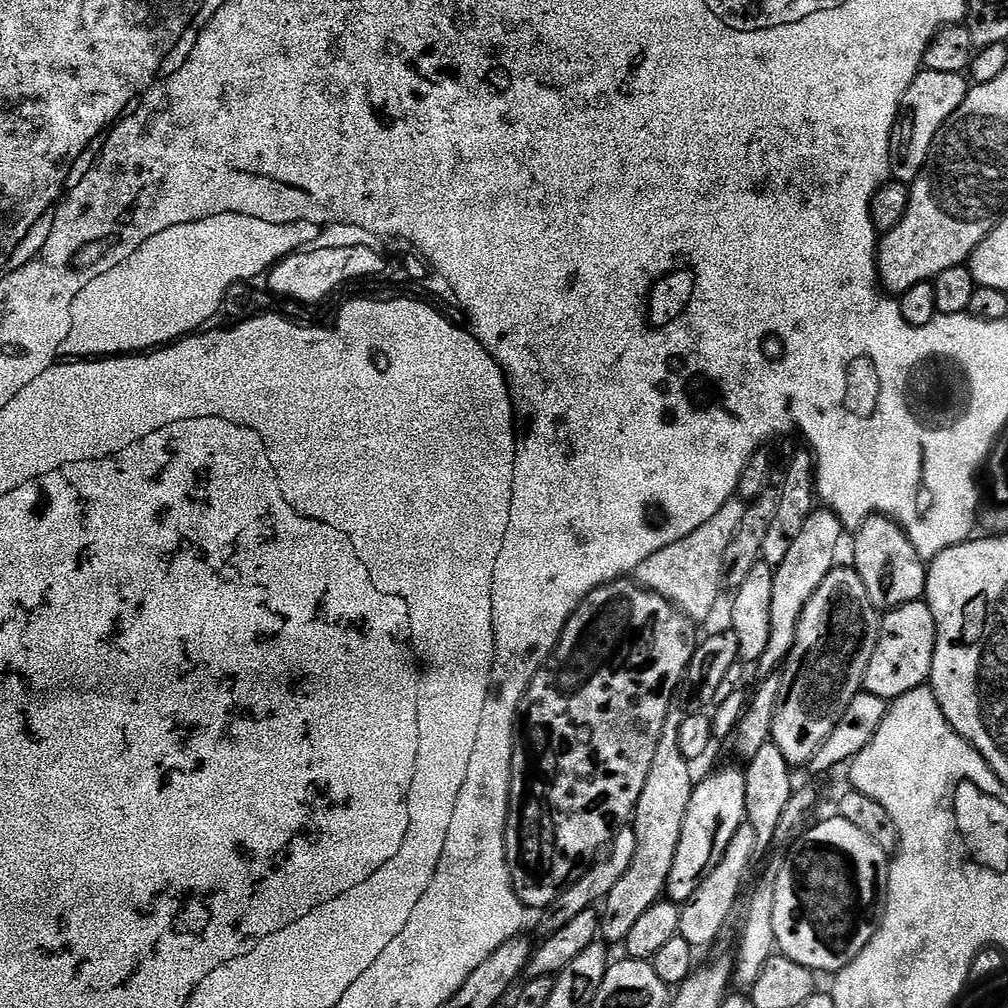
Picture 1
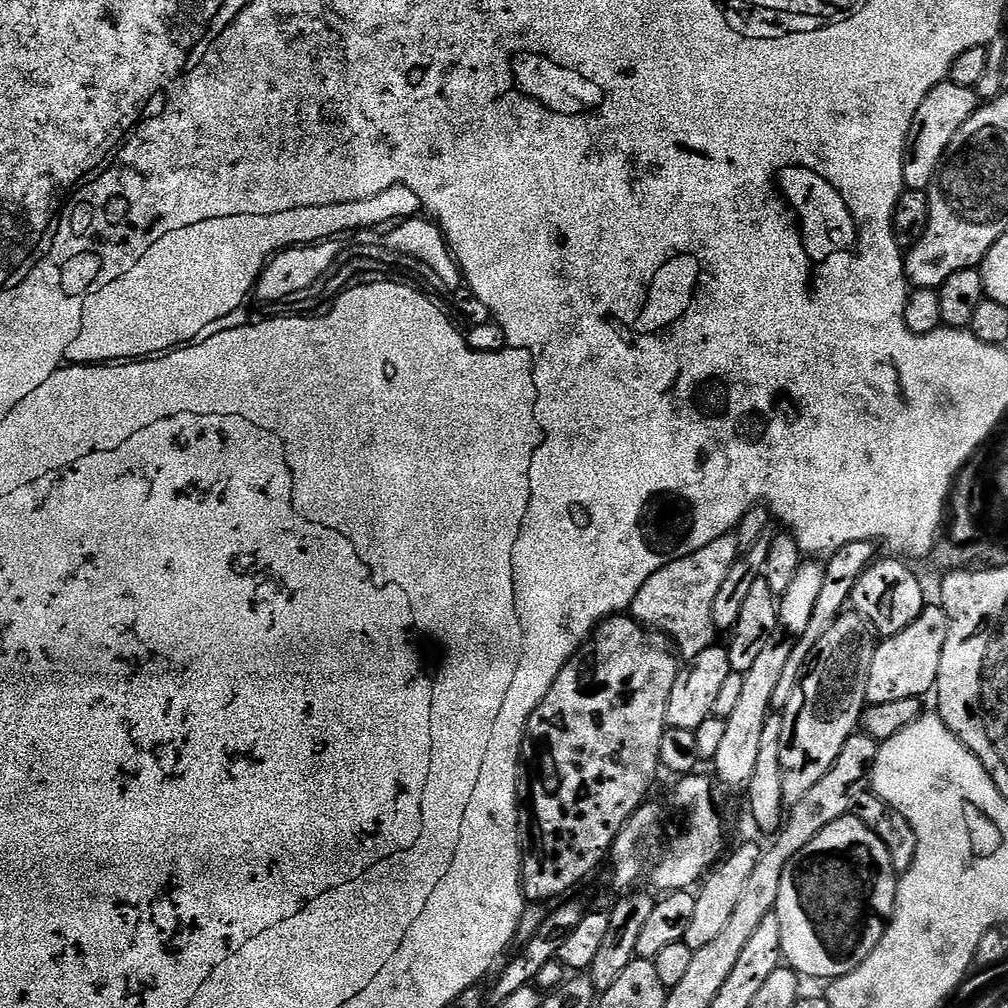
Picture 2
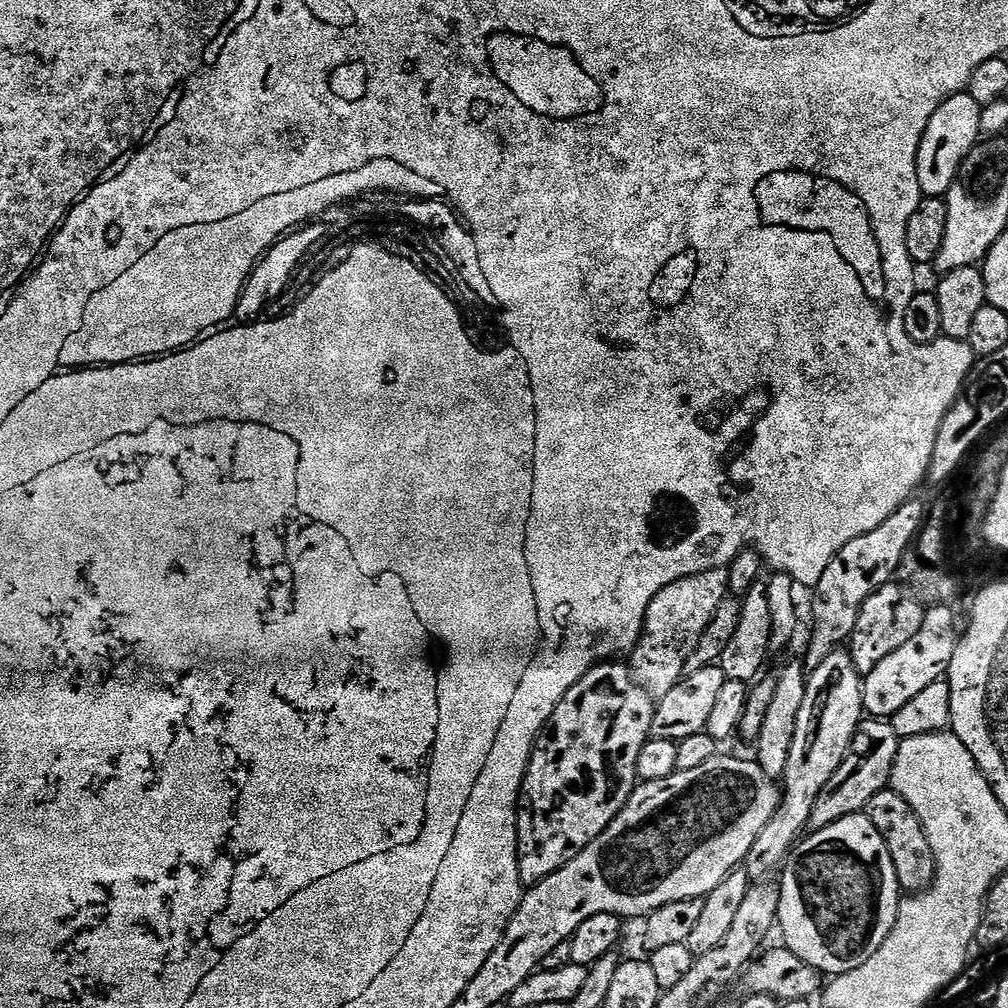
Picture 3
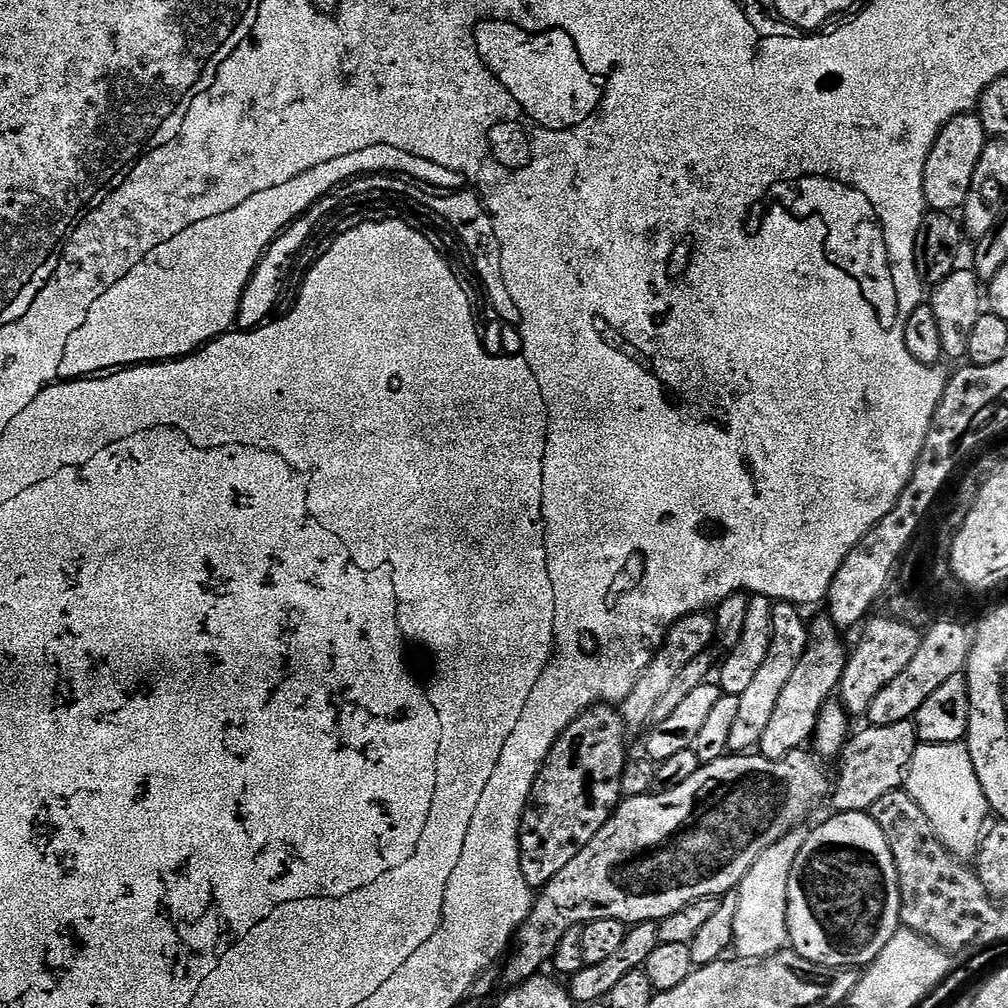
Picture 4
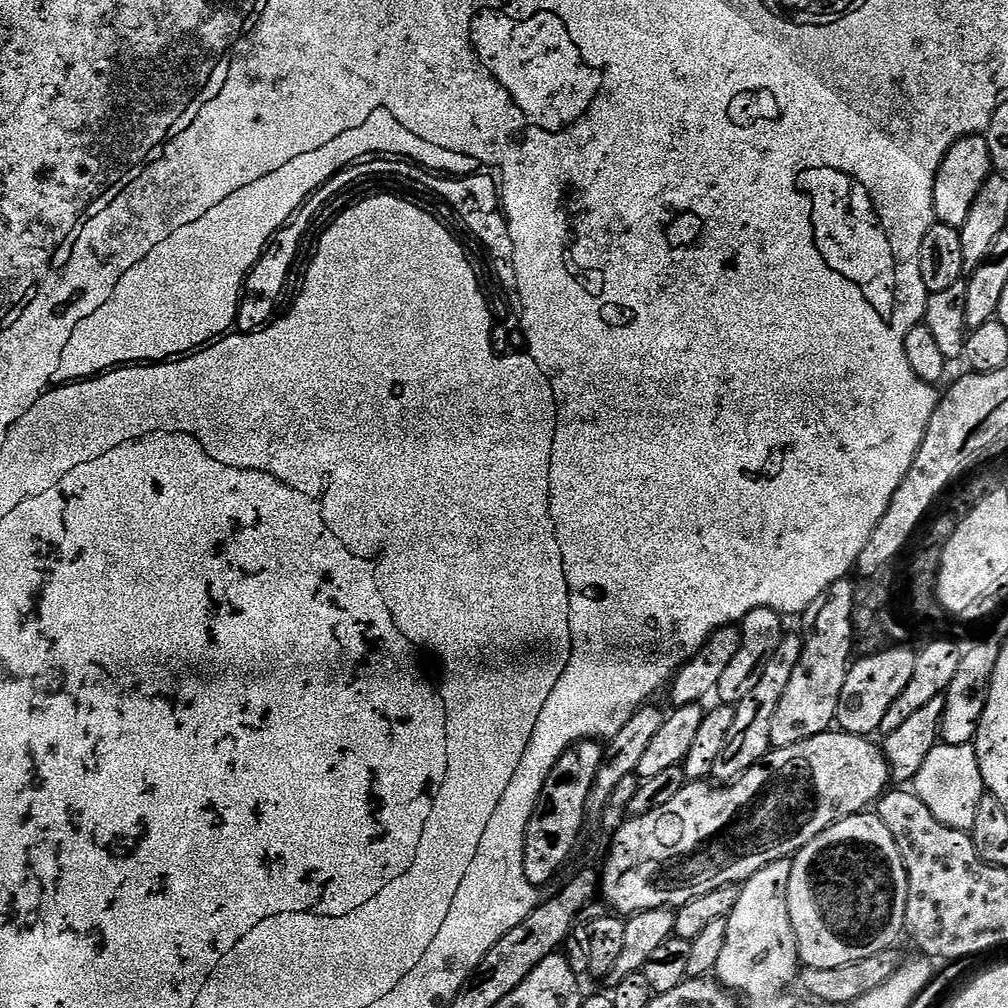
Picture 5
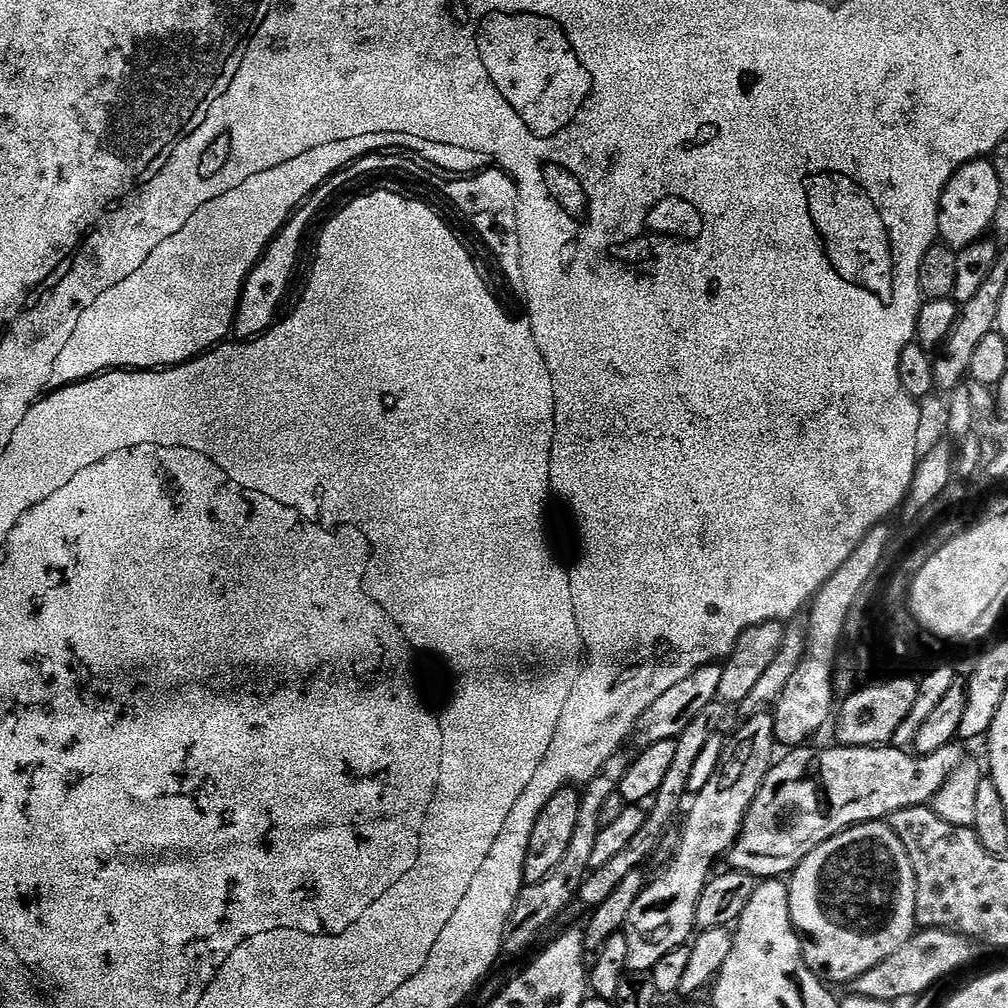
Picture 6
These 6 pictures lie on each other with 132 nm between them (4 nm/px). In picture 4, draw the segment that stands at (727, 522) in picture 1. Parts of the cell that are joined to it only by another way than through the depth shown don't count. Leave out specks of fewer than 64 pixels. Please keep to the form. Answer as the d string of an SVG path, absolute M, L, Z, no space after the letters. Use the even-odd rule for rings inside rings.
M706 612L692 613L683 616L678 623L669 630L668 636L656 652L656 656L646 666L646 670L634 682L634 690L619 705L618 711L624 718L624 723L629 729L640 728L651 721L654 714L654 706L662 699L662 694L666 694L666 689L674 683L674 678L686 666L686 662L697 662L700 654L715 641L715 619Z

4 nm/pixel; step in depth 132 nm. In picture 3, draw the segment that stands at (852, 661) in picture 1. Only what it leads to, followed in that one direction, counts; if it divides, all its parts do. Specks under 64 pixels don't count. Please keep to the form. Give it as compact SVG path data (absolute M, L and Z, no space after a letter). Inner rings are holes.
M833 655L811 669L807 677L808 685L798 710L794 726L794 736L790 742L790 754L786 758L786 770L782 777L782 799L780 807L772 815L764 833L756 839L750 857L750 876L760 882L772 871L785 863L794 840L790 837L807 821L812 812L812 804L822 794L822 786L834 778L834 770L842 766L844 757L852 747L852 739L860 731L865 719L864 694L858 690L862 684L861 673L852 665L851 655Z

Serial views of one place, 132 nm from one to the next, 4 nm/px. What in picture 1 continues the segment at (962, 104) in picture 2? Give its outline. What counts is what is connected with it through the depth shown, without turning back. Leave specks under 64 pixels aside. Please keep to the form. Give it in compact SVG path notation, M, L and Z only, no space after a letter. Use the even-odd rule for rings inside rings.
M922 70L914 78L910 90L900 100L900 119L894 133L892 150L892 176L900 182L911 182L920 177L920 171L928 163L932 146L944 129L944 124L962 106L968 97L969 81L961 73L942 74Z

